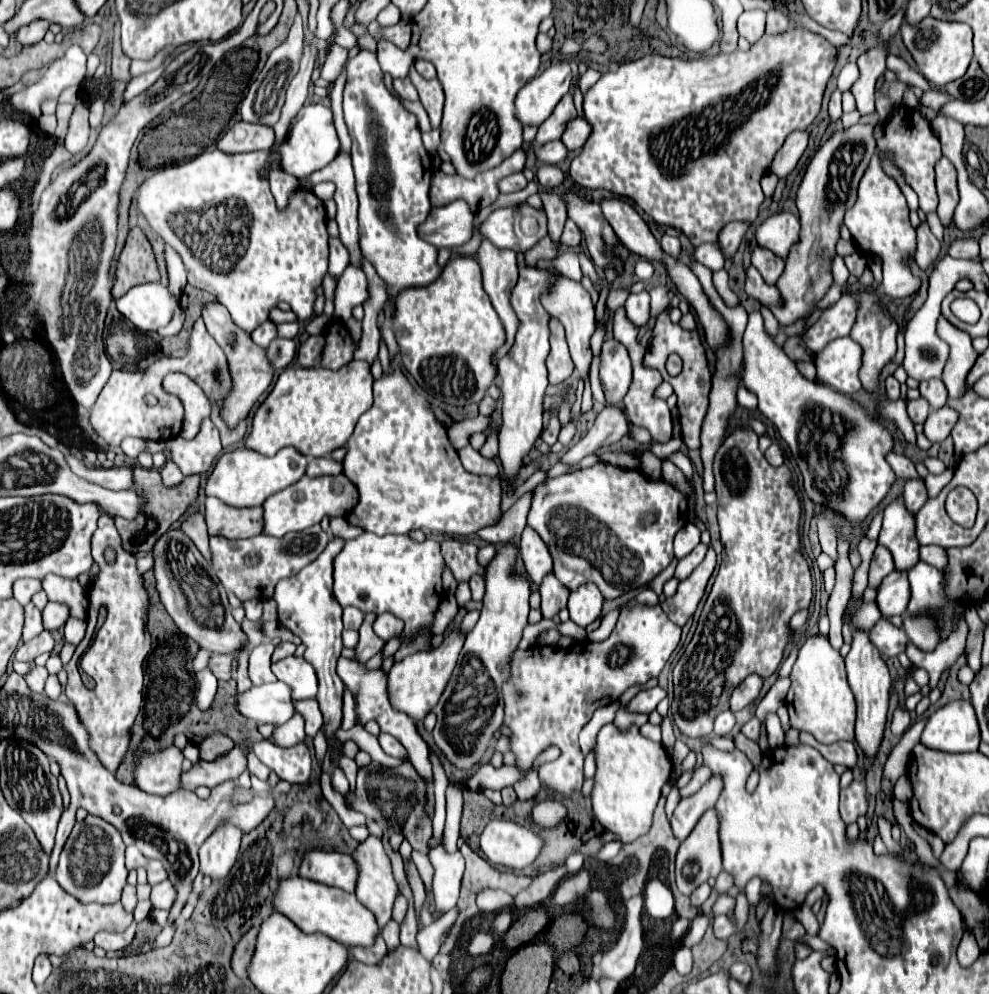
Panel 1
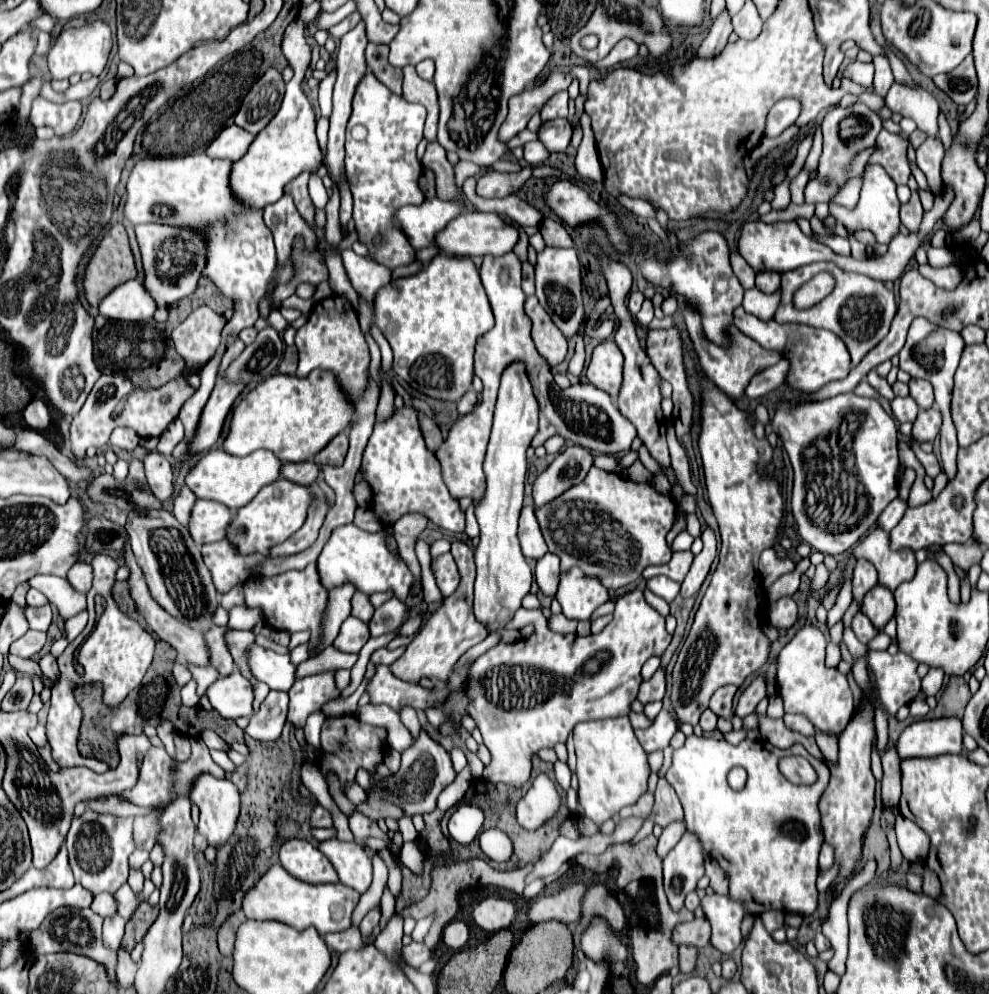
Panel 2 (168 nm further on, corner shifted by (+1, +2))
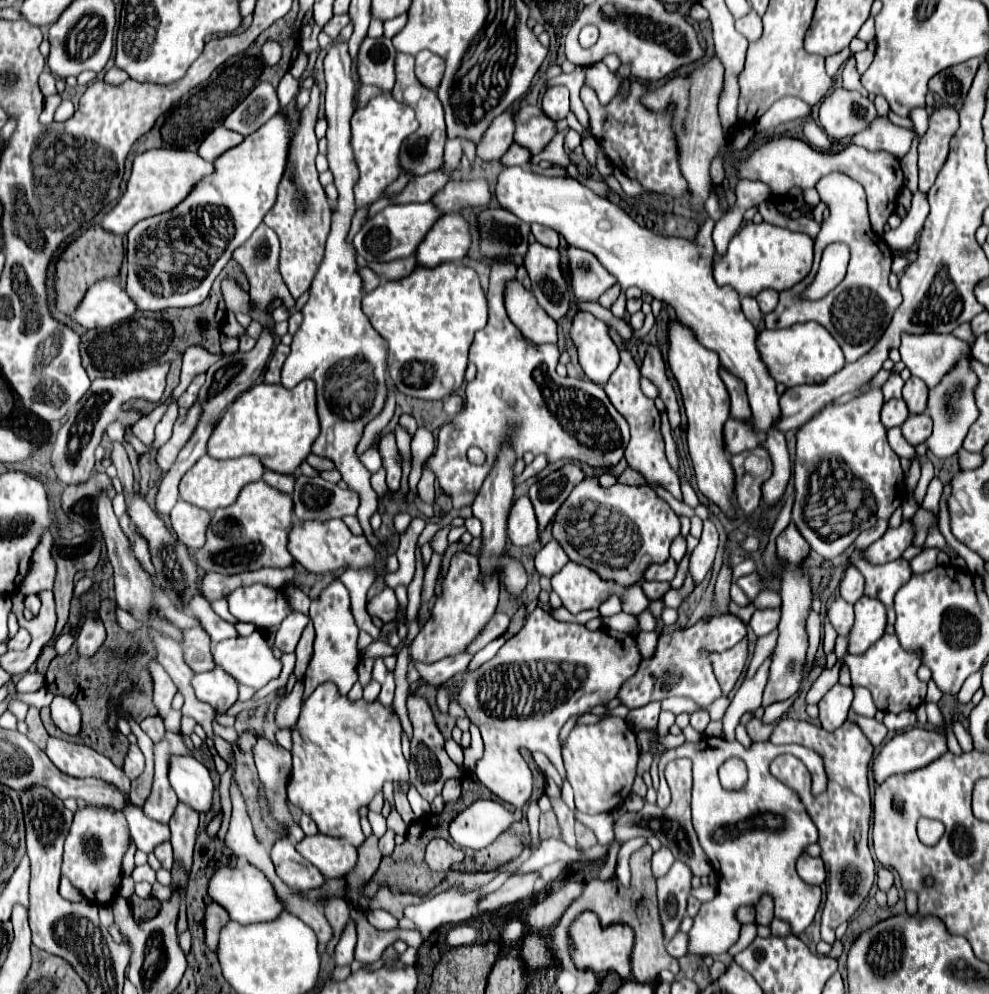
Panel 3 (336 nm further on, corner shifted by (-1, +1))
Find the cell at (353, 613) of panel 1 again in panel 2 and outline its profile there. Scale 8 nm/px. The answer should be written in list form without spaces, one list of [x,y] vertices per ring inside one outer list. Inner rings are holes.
[[[355,593],[351,599],[351,615],[361,619],[361,621],[369,621],[373,615],[373,605],[369,603],[369,595],[365,593]]]

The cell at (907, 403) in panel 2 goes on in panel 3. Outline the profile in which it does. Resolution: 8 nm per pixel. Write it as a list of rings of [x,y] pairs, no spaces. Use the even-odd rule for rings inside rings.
[[[899,398],[899,400],[889,400],[883,404],[883,410],[881,410],[881,424],[885,428],[893,428],[893,426],[901,426],[903,424],[903,418],[909,416],[909,410],[907,410],[907,404]]]

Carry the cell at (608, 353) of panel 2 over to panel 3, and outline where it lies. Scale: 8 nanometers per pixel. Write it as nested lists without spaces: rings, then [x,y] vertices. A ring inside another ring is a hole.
[[[577,312],[569,338],[577,350],[577,360],[585,376],[597,384],[607,382],[619,366],[619,350],[609,336],[607,324],[587,312]]]

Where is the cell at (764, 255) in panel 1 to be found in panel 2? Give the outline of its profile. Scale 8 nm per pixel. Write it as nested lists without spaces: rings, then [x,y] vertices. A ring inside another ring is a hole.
[[[759,271],[757,273],[757,289],[765,291],[765,293],[777,291],[779,283],[781,283],[781,273],[777,273],[777,271]]]

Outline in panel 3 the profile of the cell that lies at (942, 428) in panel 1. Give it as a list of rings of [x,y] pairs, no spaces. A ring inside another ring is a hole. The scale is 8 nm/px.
[[[927,414],[909,416],[901,424],[901,434],[911,446],[917,446],[917,444],[925,442],[931,436],[931,418],[927,418]]]

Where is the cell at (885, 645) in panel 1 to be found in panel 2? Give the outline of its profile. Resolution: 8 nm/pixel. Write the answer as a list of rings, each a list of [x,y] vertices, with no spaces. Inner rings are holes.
[[[857,613],[857,615],[855,615],[851,627],[853,627],[857,639],[859,639],[861,643],[865,643],[865,645],[867,645],[869,641],[873,641],[873,637],[879,633],[879,629],[877,629],[877,627],[869,621],[869,617],[865,617],[863,613]]]

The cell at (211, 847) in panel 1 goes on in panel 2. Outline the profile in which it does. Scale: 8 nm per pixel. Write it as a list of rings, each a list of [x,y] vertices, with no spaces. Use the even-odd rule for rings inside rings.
[[[201,775],[193,783],[189,799],[195,801],[201,809],[199,833],[207,839],[209,847],[219,849],[225,843],[229,843],[229,839],[235,833],[237,819],[239,819],[239,813],[241,813],[241,791],[239,791],[239,787],[235,783],[231,783],[229,779],[215,779],[213,775]]]

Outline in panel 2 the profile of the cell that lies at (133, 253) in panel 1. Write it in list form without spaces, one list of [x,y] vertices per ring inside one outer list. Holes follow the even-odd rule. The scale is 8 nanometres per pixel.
[[[121,223],[113,225],[89,261],[85,275],[85,291],[89,305],[97,307],[101,299],[117,285],[135,279],[137,267],[129,245],[127,231]]]

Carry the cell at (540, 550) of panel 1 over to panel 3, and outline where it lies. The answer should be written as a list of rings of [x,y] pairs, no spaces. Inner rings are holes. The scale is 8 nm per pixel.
[[[519,496],[507,518],[507,536],[515,546],[529,546],[539,538],[535,512],[529,496]]]

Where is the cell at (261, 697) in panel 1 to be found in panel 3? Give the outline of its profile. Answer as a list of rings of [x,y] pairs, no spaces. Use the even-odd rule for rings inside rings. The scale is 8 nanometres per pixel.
[[[213,668],[209,672],[193,674],[191,686],[201,702],[207,702],[215,712],[225,712],[237,700],[237,682],[225,670]]]

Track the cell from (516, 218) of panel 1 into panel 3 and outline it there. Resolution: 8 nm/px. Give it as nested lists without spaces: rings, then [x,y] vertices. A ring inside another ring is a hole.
[[[443,214],[429,228],[415,250],[415,266],[437,266],[443,262],[457,262],[467,256],[471,236],[467,222],[459,214]]]

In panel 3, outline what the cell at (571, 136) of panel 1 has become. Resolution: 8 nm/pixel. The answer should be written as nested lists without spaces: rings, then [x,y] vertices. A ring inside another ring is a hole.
[[[521,106],[515,114],[515,134],[513,140],[527,148],[531,156],[539,154],[549,140],[555,136],[555,122],[543,114],[537,106]]]

